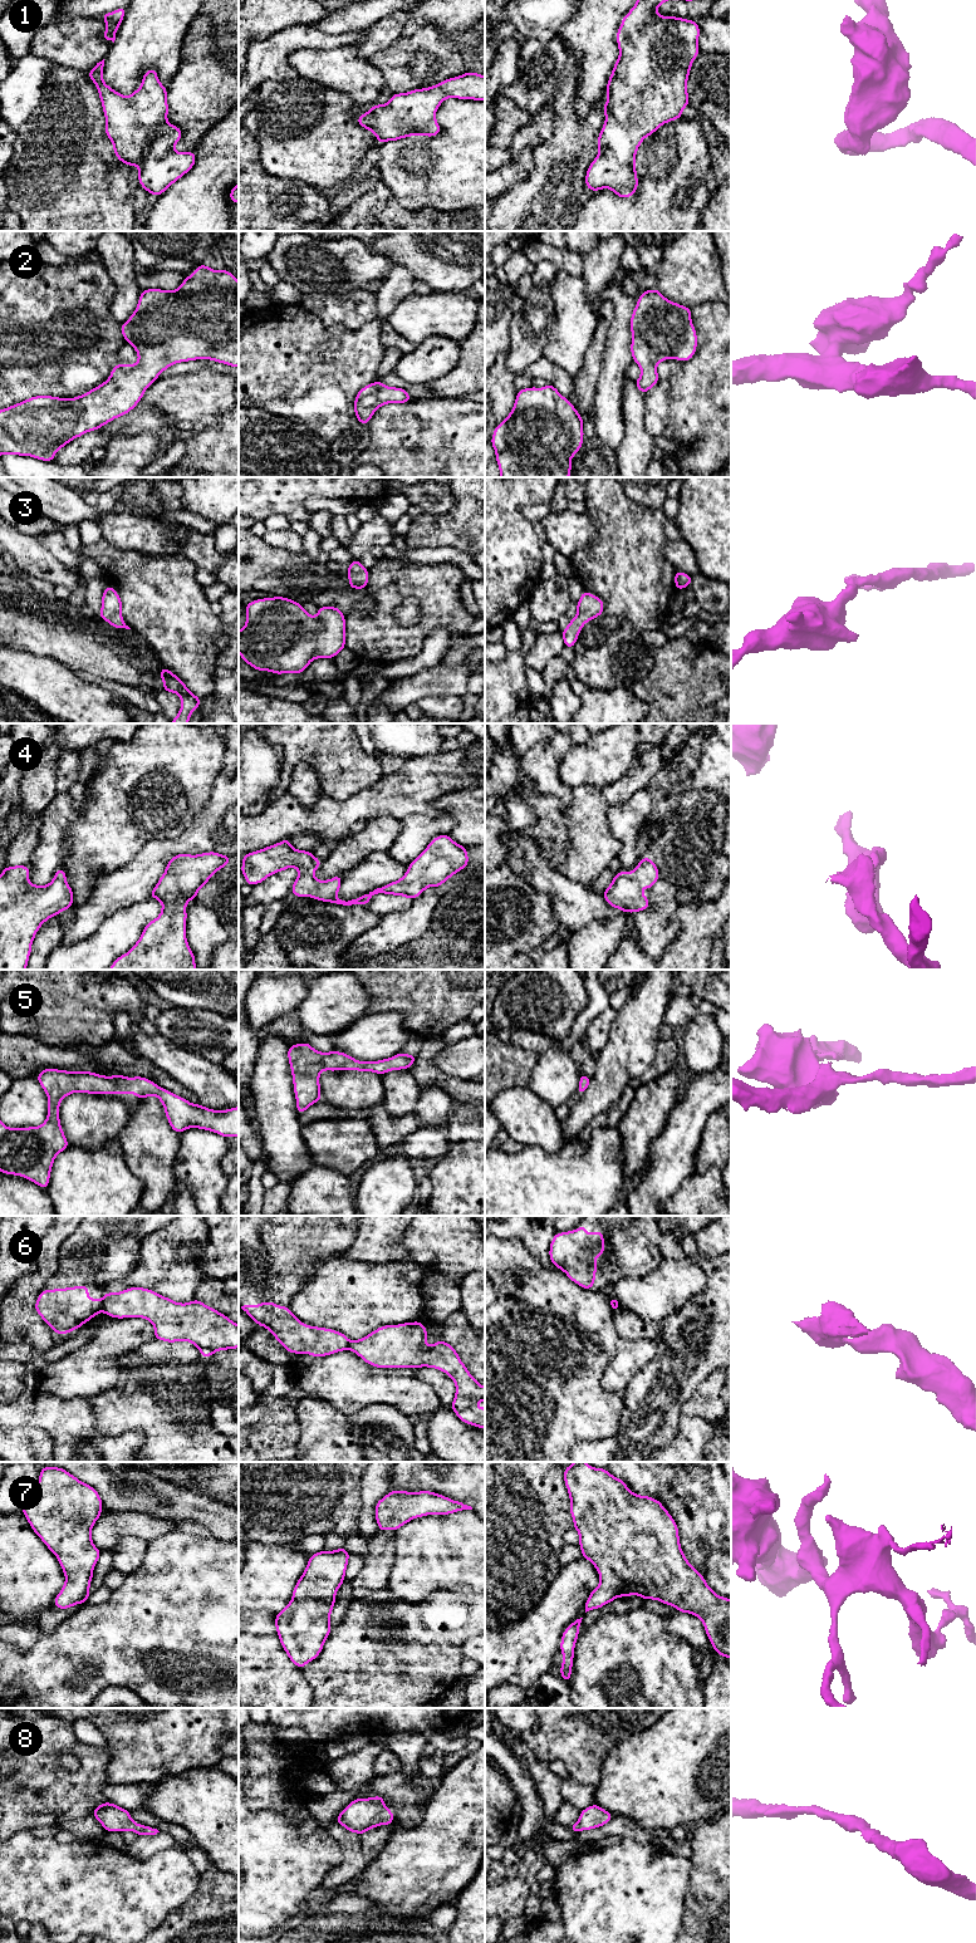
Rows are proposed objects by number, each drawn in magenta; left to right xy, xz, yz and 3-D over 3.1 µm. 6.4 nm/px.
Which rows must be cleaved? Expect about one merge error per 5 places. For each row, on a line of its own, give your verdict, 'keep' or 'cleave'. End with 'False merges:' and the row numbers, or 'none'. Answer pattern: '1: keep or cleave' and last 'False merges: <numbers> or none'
1: keep
2: keep
3: keep
4: keep
5: keep
6: cleave
7: keep
8: keep
False merges: 6

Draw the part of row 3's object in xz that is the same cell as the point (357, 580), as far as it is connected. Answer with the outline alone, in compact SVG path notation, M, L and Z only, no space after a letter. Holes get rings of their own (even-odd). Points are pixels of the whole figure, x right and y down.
M353 560L347 571L349 578L349 587L352 589L364 589L368 587L368 571L369 569L364 568L361 560Z

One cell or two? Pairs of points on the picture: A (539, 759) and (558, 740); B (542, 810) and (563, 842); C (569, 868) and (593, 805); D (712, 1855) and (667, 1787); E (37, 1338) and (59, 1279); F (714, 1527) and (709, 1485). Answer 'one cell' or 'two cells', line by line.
A: one cell
B: one cell
C: one cell
D: two cells
E: two cells
F: one cell

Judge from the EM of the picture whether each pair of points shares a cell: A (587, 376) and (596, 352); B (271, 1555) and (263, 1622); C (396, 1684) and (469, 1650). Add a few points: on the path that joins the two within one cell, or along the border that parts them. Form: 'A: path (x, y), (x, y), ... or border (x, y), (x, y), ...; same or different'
A: path (591, 369), (593, 358); same
B: border (251, 1609), (266, 1609), (275, 1614); different
C: border (471, 1637), (461, 1648), (464, 1658); different

